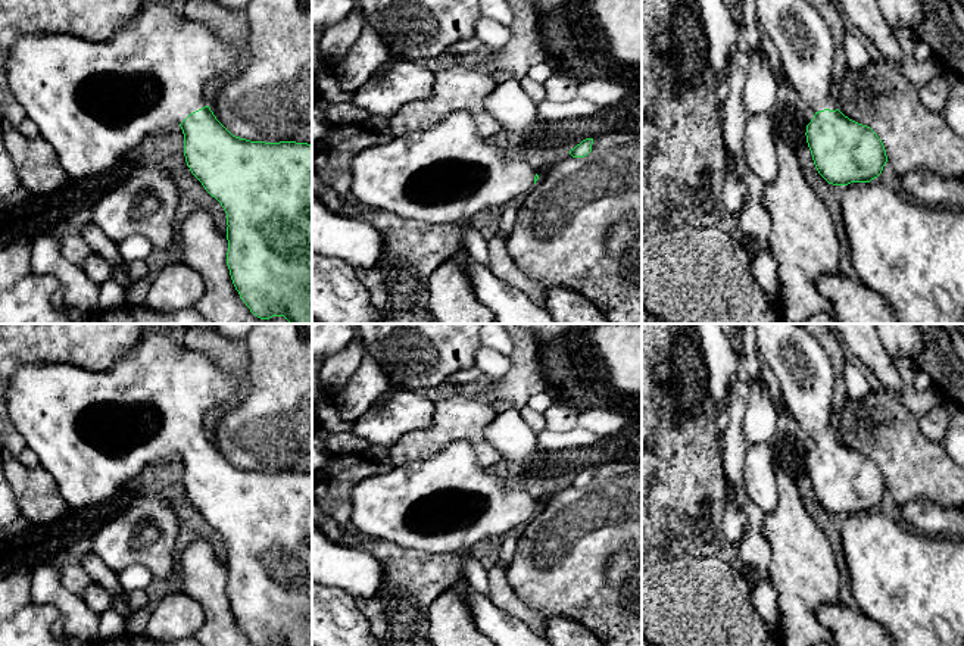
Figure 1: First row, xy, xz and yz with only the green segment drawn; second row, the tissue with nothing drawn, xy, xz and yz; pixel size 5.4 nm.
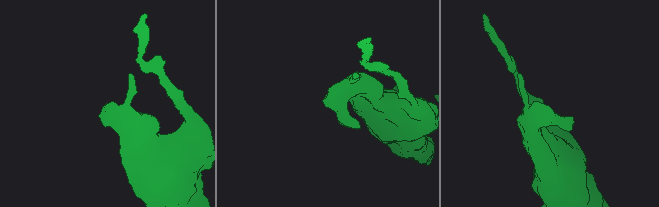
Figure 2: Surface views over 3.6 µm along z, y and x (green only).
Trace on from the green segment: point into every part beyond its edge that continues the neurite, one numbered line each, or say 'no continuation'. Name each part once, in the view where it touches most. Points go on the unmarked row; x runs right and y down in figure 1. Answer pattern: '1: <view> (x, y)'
1: xy (93, 431)

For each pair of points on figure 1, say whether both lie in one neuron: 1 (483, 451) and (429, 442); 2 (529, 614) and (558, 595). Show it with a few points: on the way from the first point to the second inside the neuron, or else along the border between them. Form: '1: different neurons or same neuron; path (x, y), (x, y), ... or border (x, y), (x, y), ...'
1: same neuron; path (471, 436), (468, 433), (443, 433)
2: different neurons; border (511, 586), (546, 621)

